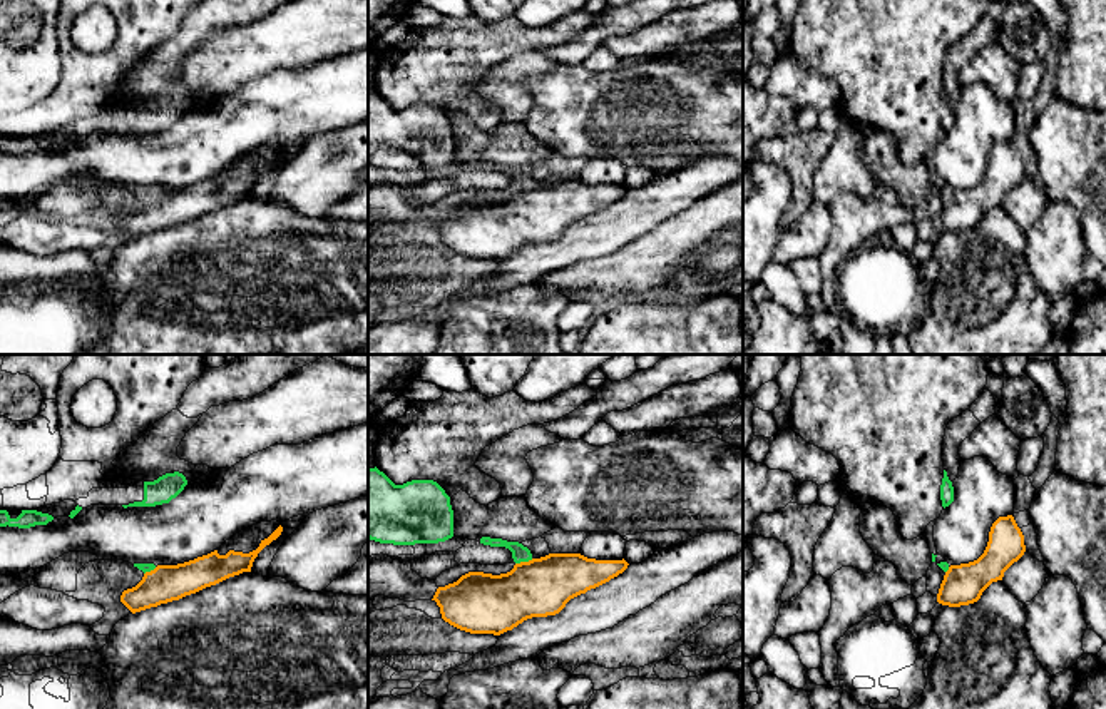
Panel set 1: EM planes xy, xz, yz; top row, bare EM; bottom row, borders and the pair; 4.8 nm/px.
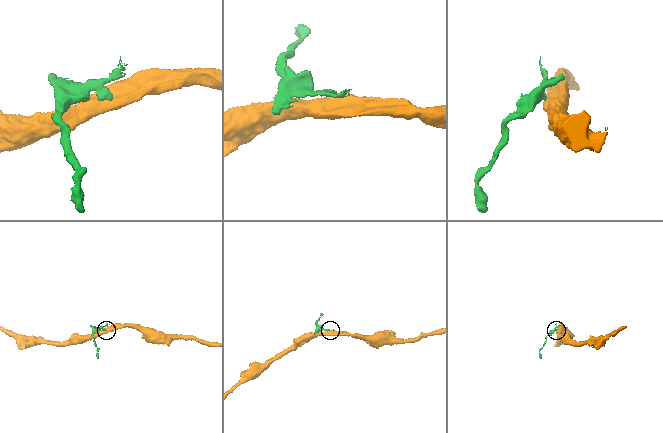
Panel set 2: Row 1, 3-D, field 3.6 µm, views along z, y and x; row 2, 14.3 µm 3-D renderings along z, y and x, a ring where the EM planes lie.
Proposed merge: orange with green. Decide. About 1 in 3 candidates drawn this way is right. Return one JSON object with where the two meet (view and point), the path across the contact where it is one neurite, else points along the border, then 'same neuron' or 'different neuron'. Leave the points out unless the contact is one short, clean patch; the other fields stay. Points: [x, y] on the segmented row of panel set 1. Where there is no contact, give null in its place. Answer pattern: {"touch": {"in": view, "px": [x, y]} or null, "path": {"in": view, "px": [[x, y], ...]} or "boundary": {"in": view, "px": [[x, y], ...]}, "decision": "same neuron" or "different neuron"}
{"touch": {"in": "xz", "px": [524, 562]}, "boundary": {"in": "xz", "px": [[532, 559], [516, 564]]}, "decision": "different neuron"}

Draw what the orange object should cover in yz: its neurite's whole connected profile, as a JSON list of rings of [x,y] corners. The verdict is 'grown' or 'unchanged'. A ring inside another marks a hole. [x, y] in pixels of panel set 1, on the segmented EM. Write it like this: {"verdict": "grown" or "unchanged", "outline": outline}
{"verdict": "unchanged", "outline": [[[1012,515],[999,517],[989,532],[984,553],[969,564],[950,565],[940,584],[937,602],[949,607],[974,604],[982,592],[1026,552],[1024,535]]]}

